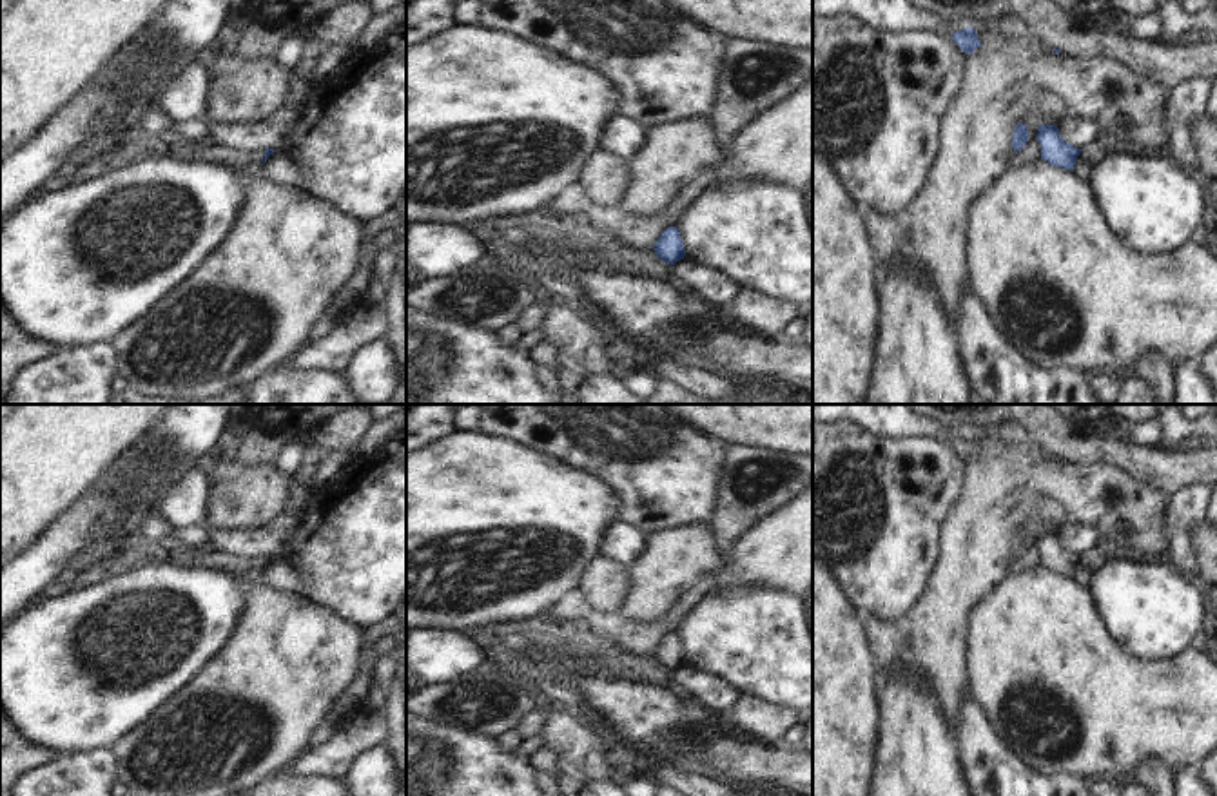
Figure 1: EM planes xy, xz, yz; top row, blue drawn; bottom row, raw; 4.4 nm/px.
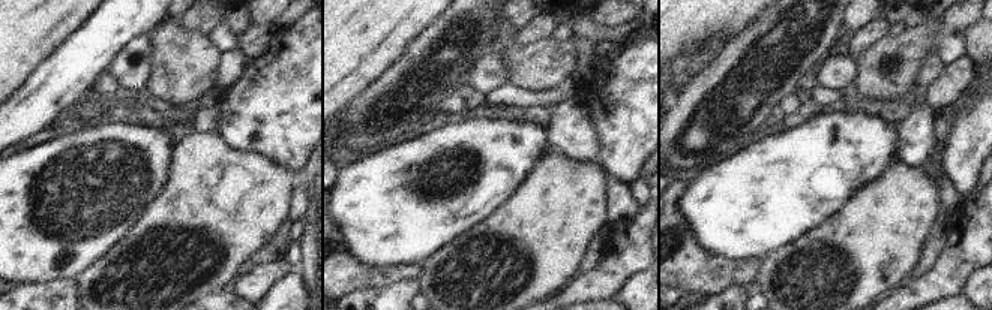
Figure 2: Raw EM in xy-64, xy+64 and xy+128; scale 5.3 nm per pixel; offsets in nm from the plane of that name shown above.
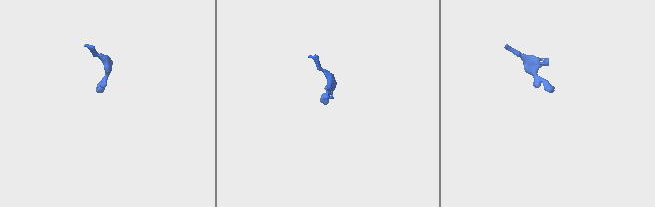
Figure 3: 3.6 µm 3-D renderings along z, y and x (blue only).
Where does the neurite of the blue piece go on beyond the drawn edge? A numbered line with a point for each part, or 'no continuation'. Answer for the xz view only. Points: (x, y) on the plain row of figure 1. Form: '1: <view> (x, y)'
no continuation

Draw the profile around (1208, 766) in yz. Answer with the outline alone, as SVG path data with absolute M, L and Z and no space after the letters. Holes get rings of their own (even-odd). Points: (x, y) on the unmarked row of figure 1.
M1217 747L1201 762L1201 774L1210 785L1213 796L1217 796Z

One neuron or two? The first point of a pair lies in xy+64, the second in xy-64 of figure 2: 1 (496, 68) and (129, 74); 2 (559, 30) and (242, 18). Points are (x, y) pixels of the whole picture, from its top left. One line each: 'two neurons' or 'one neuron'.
1: one neuron
2: one neuron

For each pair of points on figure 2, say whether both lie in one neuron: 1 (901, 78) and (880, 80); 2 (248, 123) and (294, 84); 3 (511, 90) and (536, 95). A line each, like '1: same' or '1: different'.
1: same
2: same
3: same

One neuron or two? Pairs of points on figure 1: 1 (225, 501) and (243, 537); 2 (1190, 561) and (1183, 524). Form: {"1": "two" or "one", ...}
{"1": "two", "2": "one"}

